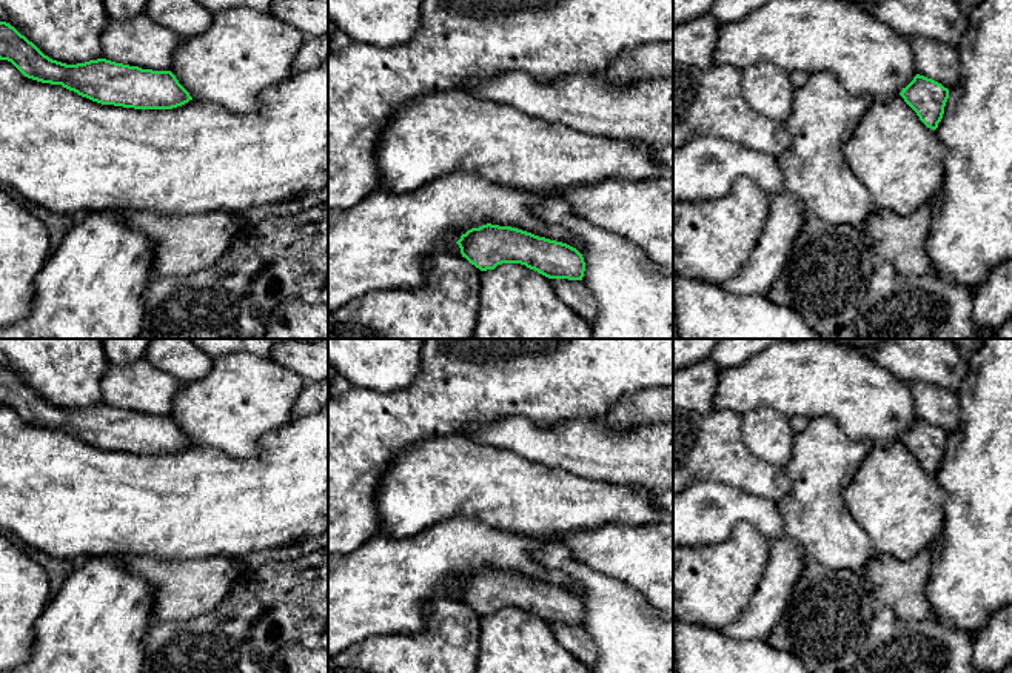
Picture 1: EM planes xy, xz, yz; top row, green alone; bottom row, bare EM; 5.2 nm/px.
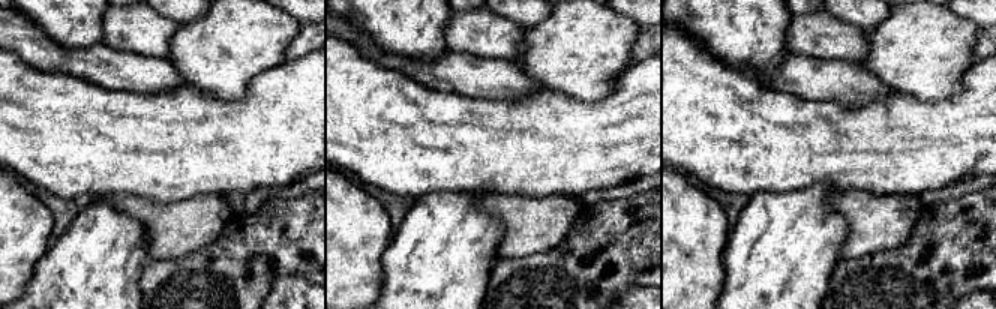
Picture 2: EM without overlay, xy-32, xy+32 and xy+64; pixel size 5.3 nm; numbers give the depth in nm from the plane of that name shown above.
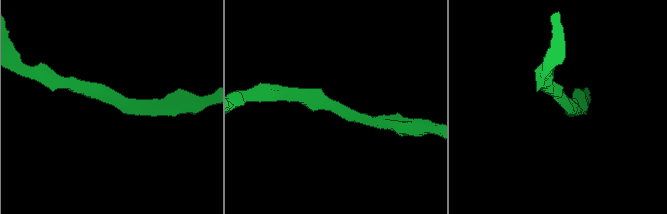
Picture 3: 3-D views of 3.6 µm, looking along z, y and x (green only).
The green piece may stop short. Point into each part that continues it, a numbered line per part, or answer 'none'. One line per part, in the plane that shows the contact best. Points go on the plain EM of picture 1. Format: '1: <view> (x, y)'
1: xy (65, 498)

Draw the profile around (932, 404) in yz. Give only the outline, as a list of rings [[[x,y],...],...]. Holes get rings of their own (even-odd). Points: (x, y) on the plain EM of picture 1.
[[[907,382],[913,397],[916,419],[932,424],[950,434],[960,424],[958,394],[924,382]]]

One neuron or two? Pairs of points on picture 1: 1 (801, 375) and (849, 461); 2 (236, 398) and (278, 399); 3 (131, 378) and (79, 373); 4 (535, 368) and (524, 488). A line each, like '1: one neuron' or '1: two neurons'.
1: two neurons
2: one neuron
3: two neurons
4: two neurons

